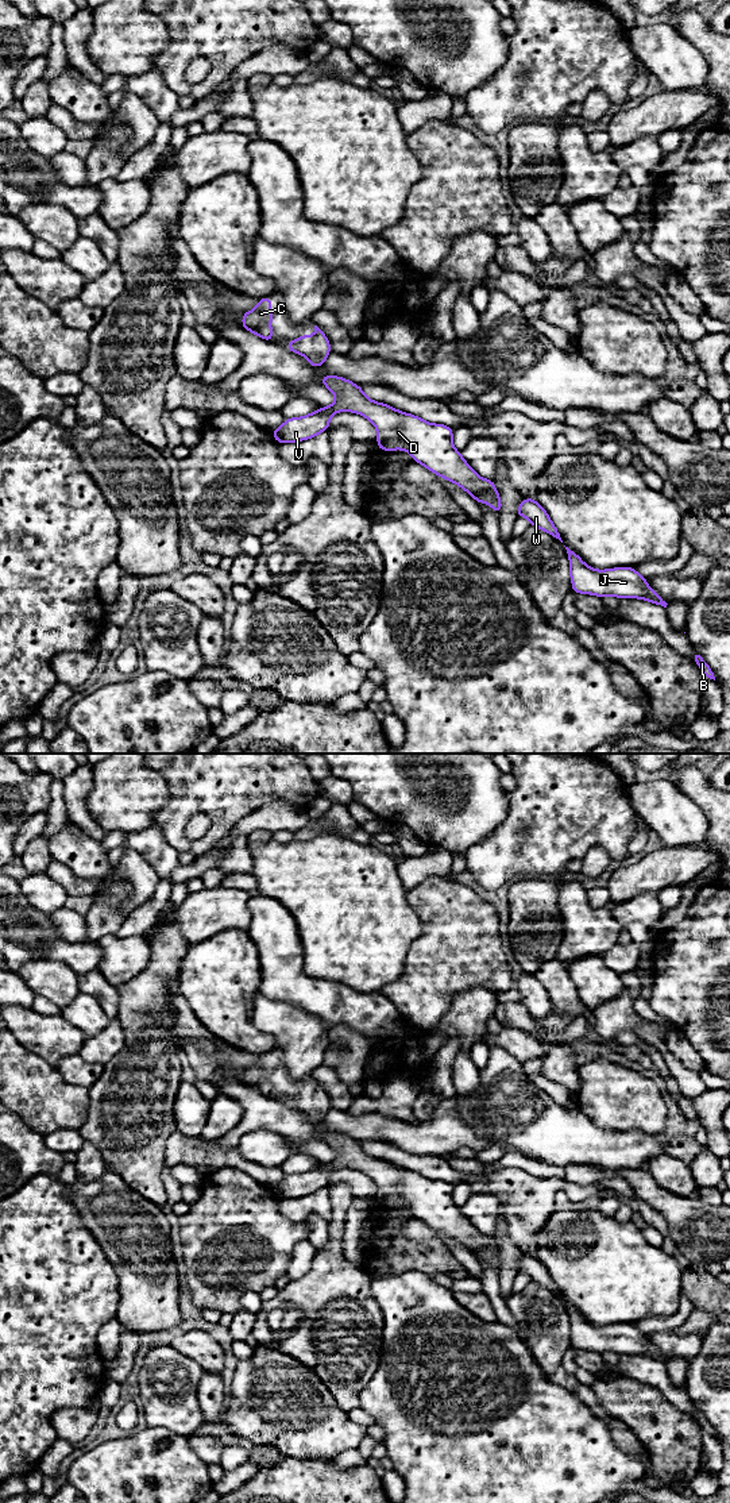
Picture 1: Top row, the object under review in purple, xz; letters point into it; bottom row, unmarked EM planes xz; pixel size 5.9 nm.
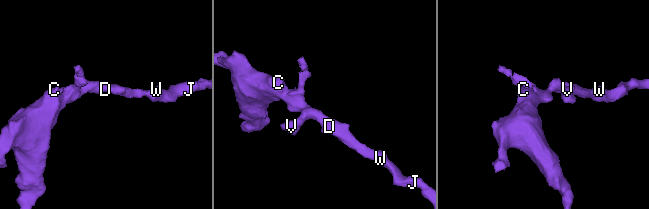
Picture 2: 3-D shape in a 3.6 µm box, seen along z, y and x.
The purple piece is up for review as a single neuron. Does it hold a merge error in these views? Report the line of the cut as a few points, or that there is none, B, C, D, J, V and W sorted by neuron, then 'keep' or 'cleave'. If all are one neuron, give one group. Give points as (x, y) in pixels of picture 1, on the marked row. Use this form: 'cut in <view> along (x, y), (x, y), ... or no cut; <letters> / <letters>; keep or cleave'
no cut; B C D J V W; keep

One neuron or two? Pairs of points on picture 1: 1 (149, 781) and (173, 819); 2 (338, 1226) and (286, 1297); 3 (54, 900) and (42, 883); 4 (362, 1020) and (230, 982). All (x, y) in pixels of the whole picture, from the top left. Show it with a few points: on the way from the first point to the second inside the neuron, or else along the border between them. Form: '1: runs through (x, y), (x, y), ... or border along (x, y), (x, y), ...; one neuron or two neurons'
1: border along (161, 774), (167, 801), (153, 824); two neurons
2: runs through (333, 1247), (331, 1261), (306, 1286); one neuron
3: runs through (50, 895), (42, 887); one neuron
4: border along (258, 958), (261, 968), (259, 991); two neurons

